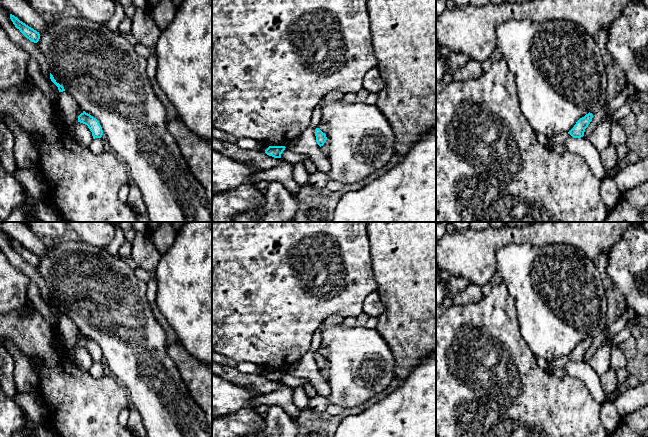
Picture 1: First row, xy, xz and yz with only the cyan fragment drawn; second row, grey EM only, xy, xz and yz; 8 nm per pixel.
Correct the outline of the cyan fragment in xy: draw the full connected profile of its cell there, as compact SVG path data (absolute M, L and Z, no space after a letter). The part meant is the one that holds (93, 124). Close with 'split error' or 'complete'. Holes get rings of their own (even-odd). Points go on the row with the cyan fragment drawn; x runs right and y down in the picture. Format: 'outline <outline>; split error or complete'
outline M83 111L78 116L78 122L83 123L88 126L88 128L92 132L93 139L102 137L103 130L99 121L93 116L91 116L90 114Z; complete

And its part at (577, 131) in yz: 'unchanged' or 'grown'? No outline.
unchanged

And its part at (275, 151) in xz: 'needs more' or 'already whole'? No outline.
already whole

